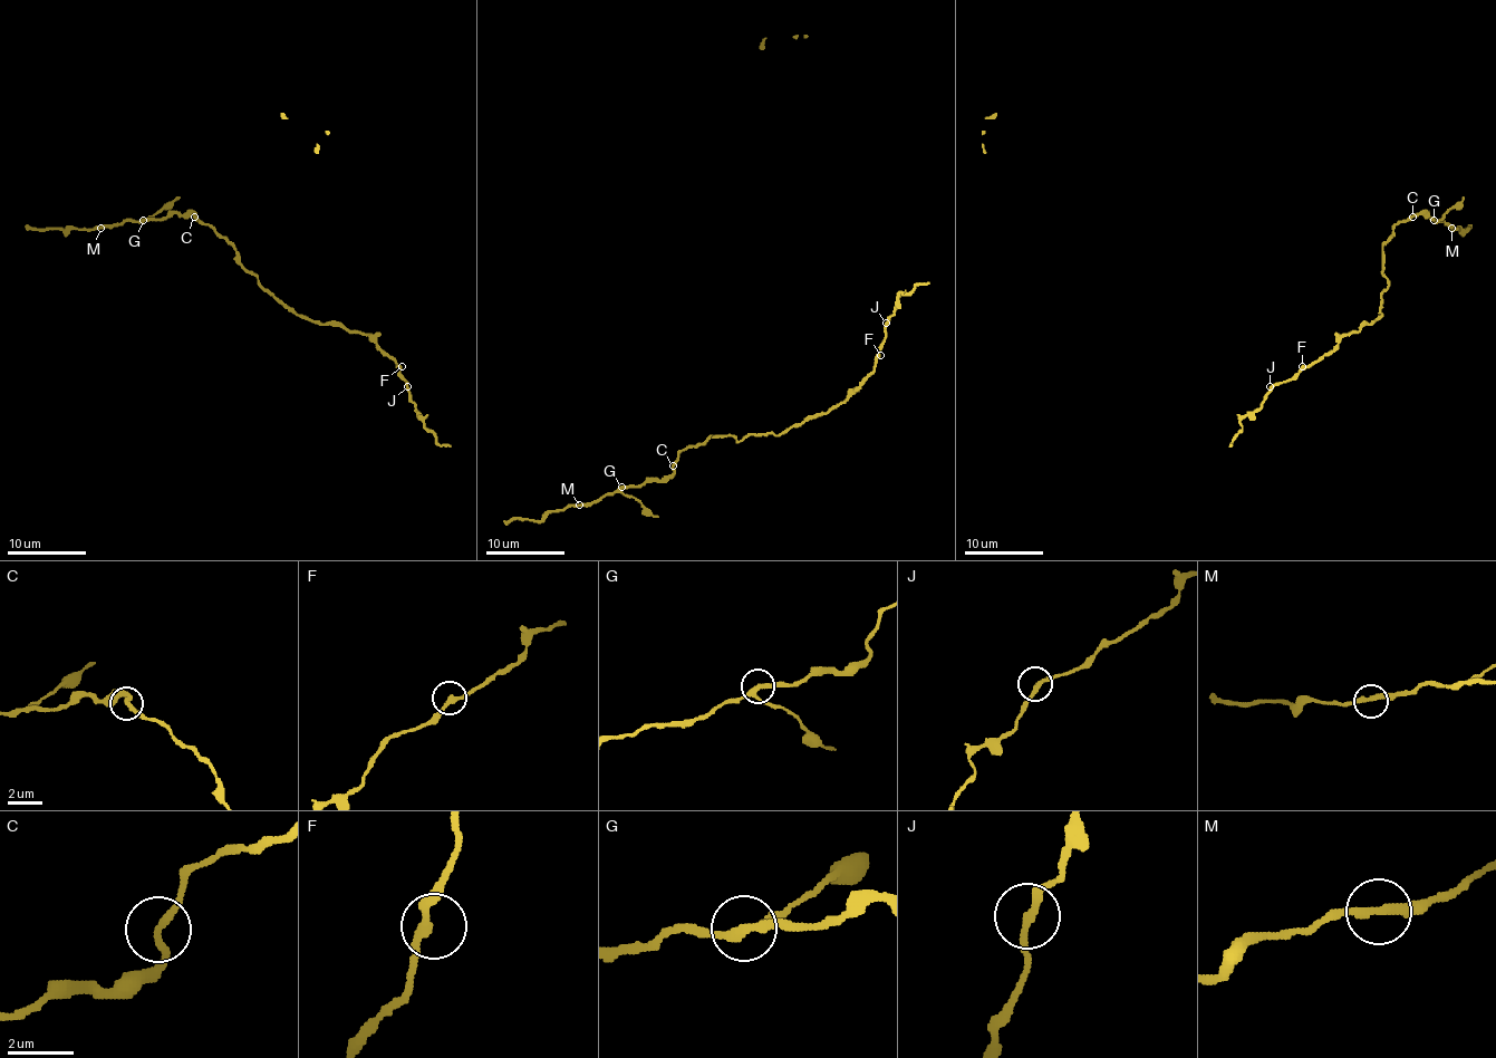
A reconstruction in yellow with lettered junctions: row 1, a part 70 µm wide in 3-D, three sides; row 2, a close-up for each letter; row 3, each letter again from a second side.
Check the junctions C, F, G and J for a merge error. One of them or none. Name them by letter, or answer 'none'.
G

